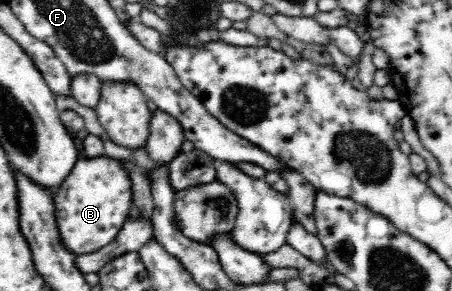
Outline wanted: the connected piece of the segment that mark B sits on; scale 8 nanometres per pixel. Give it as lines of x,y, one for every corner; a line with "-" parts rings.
105,155
78,160
54,193
56,225
64,247
77,256
108,245
122,229
132,204
131,179
120,159

